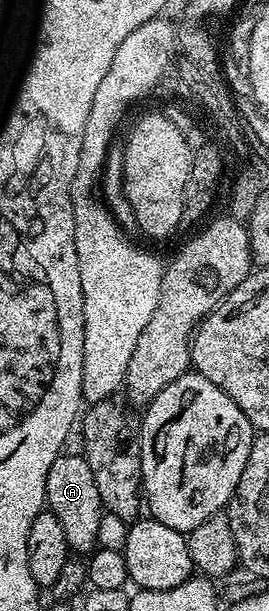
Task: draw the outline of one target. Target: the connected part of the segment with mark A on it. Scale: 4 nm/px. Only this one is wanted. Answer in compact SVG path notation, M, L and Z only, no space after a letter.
M61 453L49 467L46 478L46 506L65 529L68 548L72 552L79 551L84 553L81 555L85 555L93 551L96 546L97 528L100 525L103 506L86 456L67 454Z

